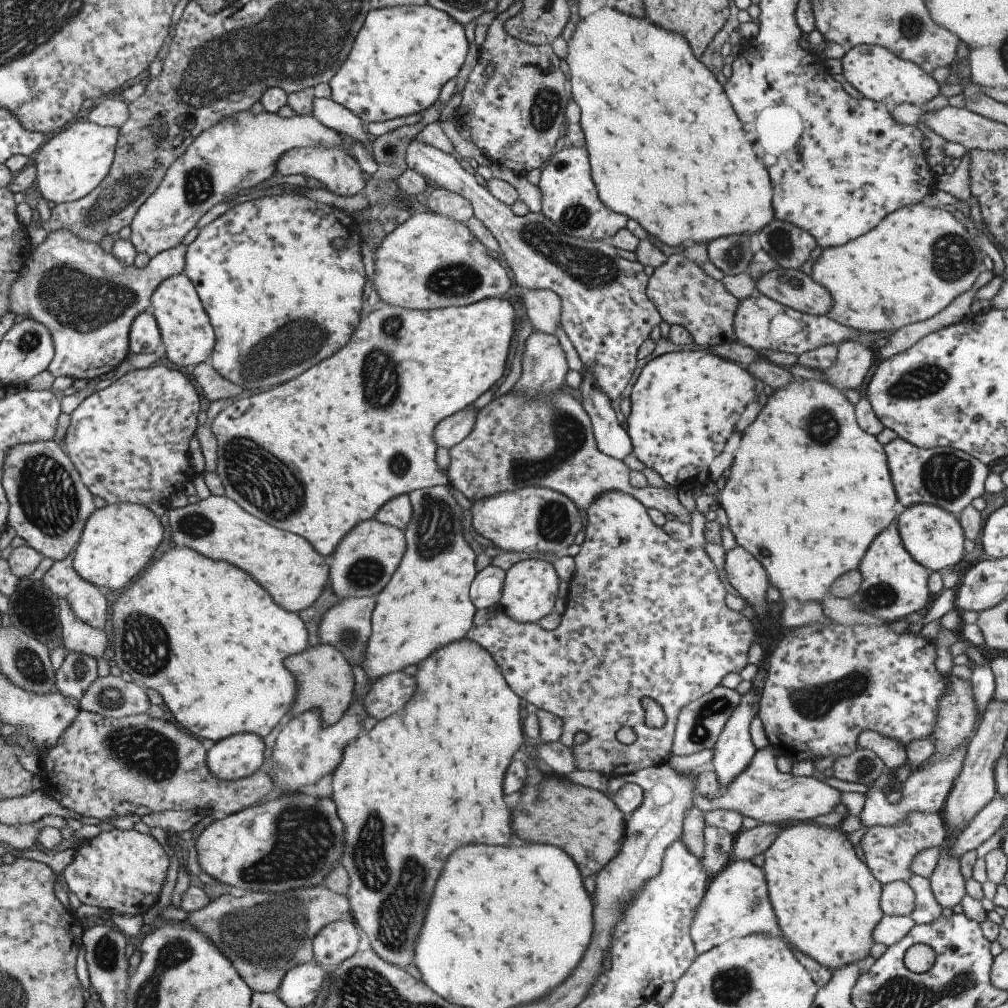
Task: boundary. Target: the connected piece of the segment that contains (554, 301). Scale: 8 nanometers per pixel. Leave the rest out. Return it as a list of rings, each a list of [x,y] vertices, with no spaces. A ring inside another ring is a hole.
[[[529,289],[521,298],[524,314],[533,333],[556,336],[560,323],[560,299],[546,289]]]

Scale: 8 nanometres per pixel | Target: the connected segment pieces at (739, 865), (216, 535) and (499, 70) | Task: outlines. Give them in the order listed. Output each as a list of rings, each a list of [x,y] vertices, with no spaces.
[[[751,860],[736,861],[727,865],[708,882],[701,901],[692,912],[690,938],[695,946],[694,958],[730,939],[746,935],[772,935],[809,972],[812,980],[816,981],[816,985],[823,986],[825,981],[830,980],[830,972],[815,960],[808,958],[805,953],[796,949],[796,946],[792,945],[792,942],[782,934],[768,900],[762,866],[760,868],[753,866]]]
[[[210,495],[205,500],[199,500],[195,504],[187,504],[183,508],[172,508],[165,506],[165,516],[171,531],[171,542],[177,549],[190,549],[201,554],[211,561],[224,561],[235,566],[238,570],[249,574],[250,578],[257,580],[269,596],[283,607],[284,610],[291,610],[297,613],[321,597],[320,592],[328,580],[329,558],[323,558],[315,553],[315,550],[297,534],[289,534],[248,514],[238,506],[233,500],[223,496]]]
[[[513,2],[507,10],[497,13],[487,28],[485,40],[478,47],[478,58],[461,94],[459,113],[455,121],[469,128],[470,142],[490,161],[509,167],[521,173],[541,168],[552,156],[555,142],[565,127],[563,110],[569,100],[565,90],[565,72],[563,61],[552,52],[550,45],[531,45],[505,33],[505,22],[519,13],[522,2]]]

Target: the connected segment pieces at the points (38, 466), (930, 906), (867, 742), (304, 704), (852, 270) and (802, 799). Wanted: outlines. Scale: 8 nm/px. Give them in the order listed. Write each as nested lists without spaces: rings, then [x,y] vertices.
[[[52,440],[18,443],[9,447],[3,460],[2,488],[8,501],[7,526],[13,528],[15,535],[22,538],[26,545],[54,562],[67,557],[67,552],[81,535],[90,516],[89,511],[95,510],[91,492],[81,481],[66,452]]]
[[[912,875],[906,884],[914,893],[914,908],[910,918],[915,925],[930,924],[942,918],[942,910],[937,907],[932,898],[929,880]]]
[[[860,730],[857,735],[857,747],[872,750],[883,760],[884,766],[892,770],[906,763],[906,752],[897,738],[887,738],[872,730]]]
[[[318,643],[316,646],[307,647],[301,653],[289,656],[284,660],[288,671],[296,680],[296,698],[288,714],[273,728],[274,733],[287,721],[293,719],[305,710],[317,707],[322,716],[322,723],[330,725],[338,722],[344,714],[355,686],[352,668],[333,646]]]
[[[921,202],[915,205],[899,208],[890,214],[887,214],[874,228],[871,228],[866,234],[852,239],[843,245],[826,247],[823,250],[818,250],[814,255],[813,266],[811,266],[810,278],[819,284],[830,295],[832,304],[828,312],[827,318],[833,320],[833,323],[842,325],[854,330],[863,330],[866,333],[877,332],[892,332],[899,328],[925,321],[937,315],[941,310],[944,310],[958,295],[968,292],[976,282],[977,276],[986,269],[982,264],[984,254],[978,248],[975,238],[970,235],[966,228],[961,225],[951,214],[951,209],[947,207],[930,208],[923,206]]]
[[[767,746],[756,752],[752,762],[739,774],[736,780],[728,787],[726,794],[718,800],[722,808],[733,808],[739,810],[743,817],[749,816],[757,820],[758,825],[766,823],[781,823],[782,821],[814,821],[817,816],[833,812],[833,807],[840,803],[839,792],[824,784],[822,781],[809,777],[795,777],[788,773],[776,770],[776,756],[771,752],[772,746]]]

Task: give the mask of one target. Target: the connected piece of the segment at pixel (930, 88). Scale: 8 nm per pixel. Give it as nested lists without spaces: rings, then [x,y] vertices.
[[[855,46],[845,51],[840,60],[845,81],[862,97],[884,103],[889,110],[901,103],[922,108],[939,94],[940,80],[936,75],[927,75],[913,62],[901,59],[881,46]]]

